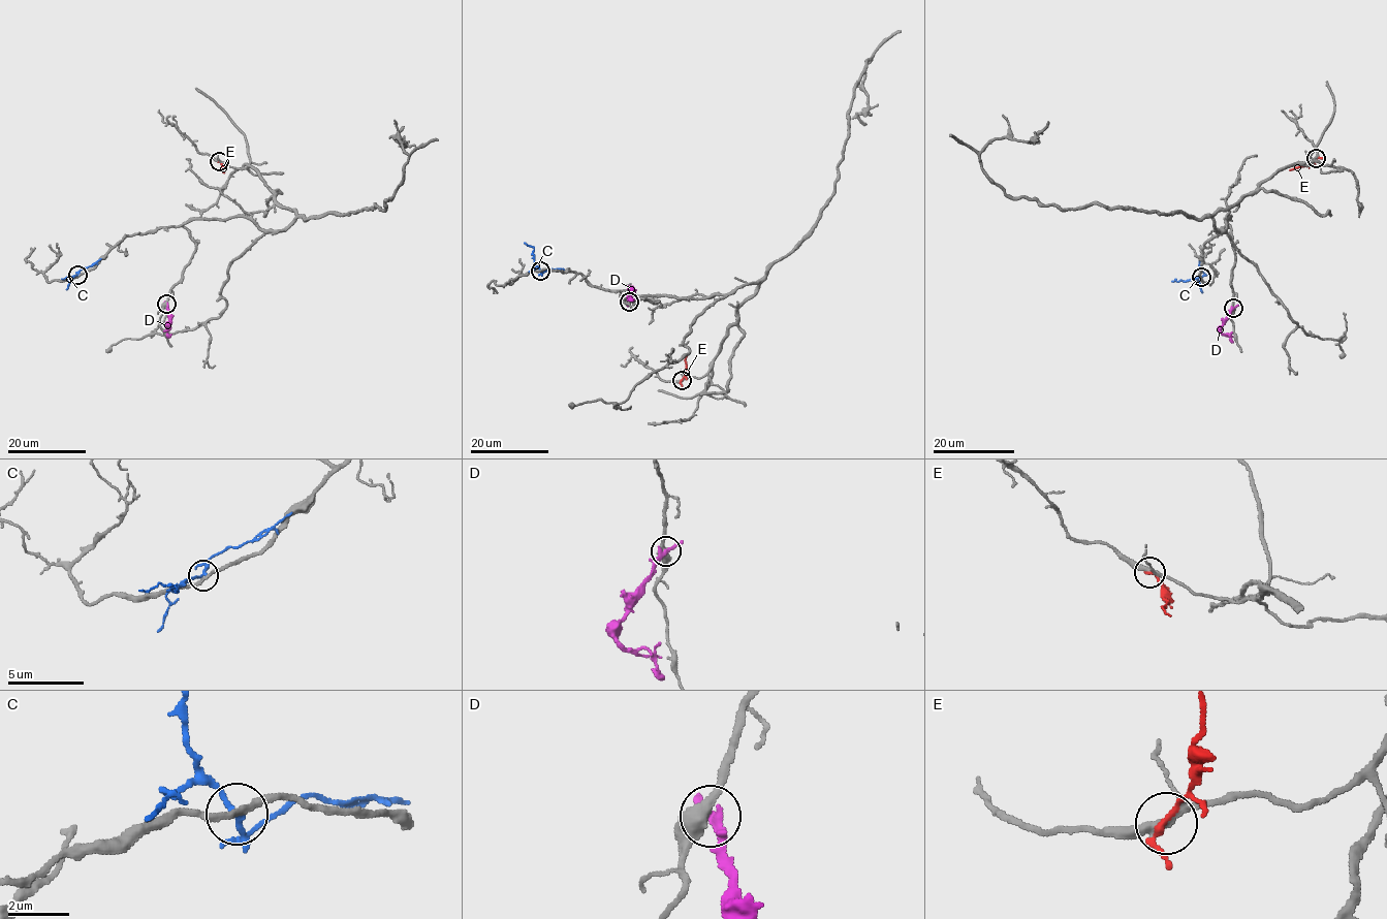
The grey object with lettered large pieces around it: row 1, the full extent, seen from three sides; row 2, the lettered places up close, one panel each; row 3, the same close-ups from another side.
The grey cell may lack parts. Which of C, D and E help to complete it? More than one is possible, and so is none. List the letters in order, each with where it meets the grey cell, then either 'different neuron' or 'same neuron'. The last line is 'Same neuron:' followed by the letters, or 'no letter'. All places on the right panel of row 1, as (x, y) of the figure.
C: meets grey at (1201, 277); different neuron
D: meets grey at (1233, 308); different neuron
E: meets grey at (1316, 158); different neuron
Same neuron: no letter

